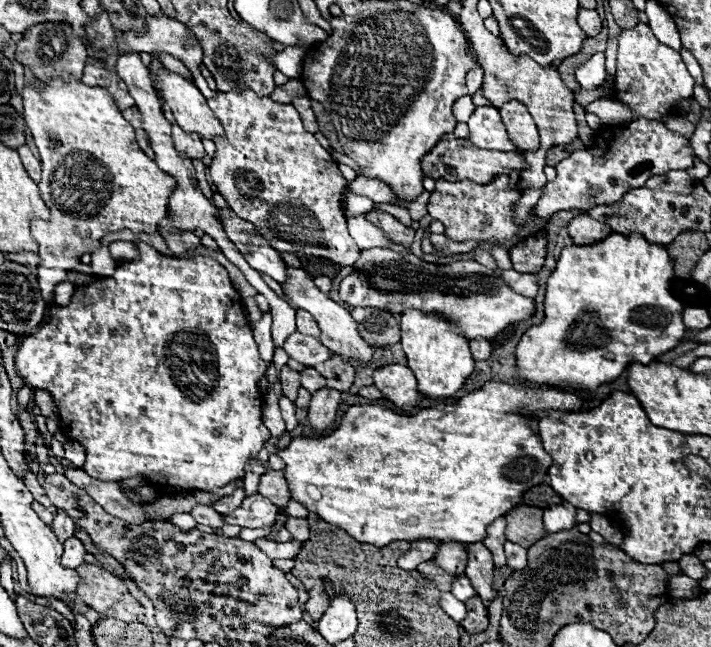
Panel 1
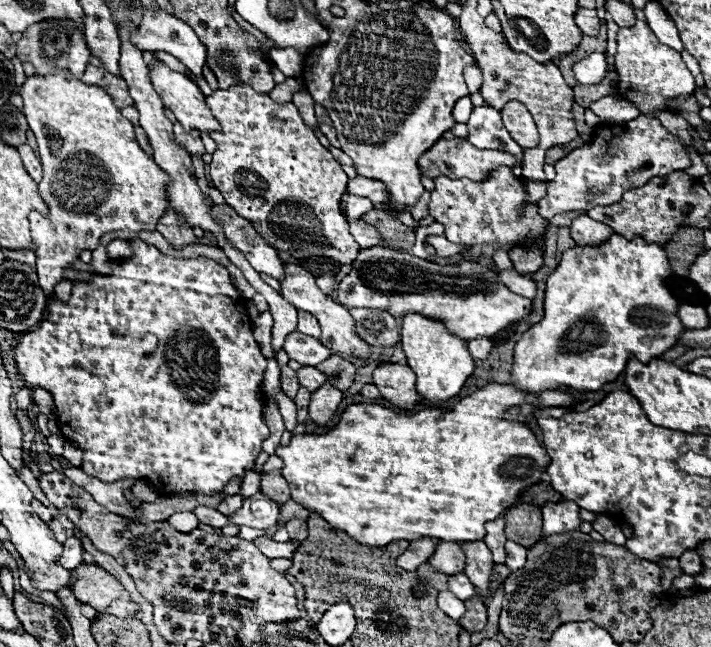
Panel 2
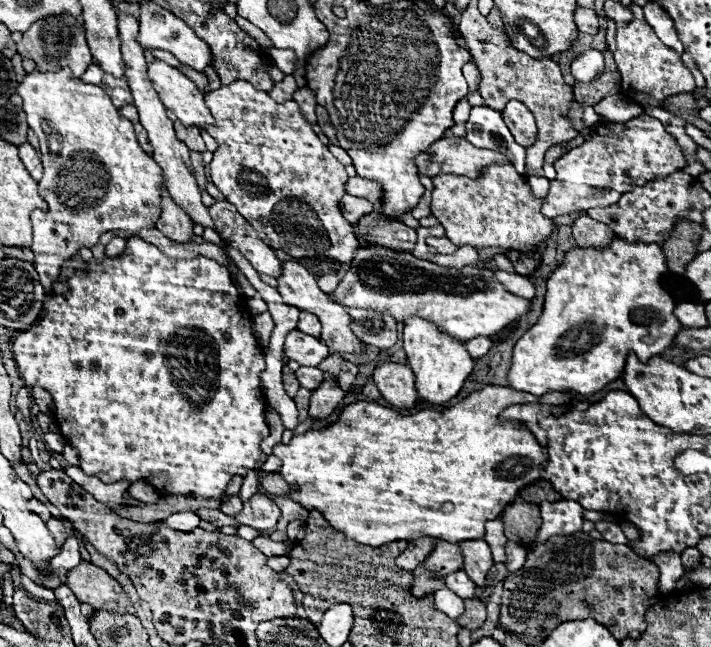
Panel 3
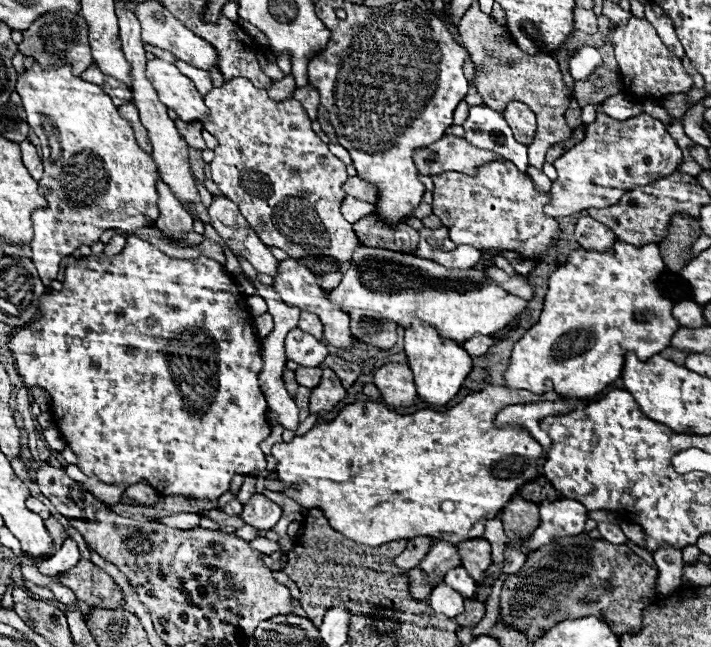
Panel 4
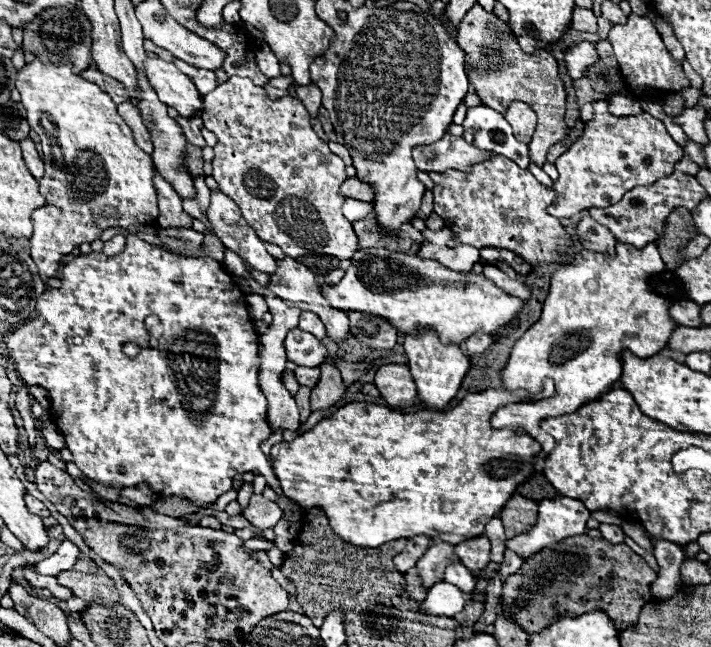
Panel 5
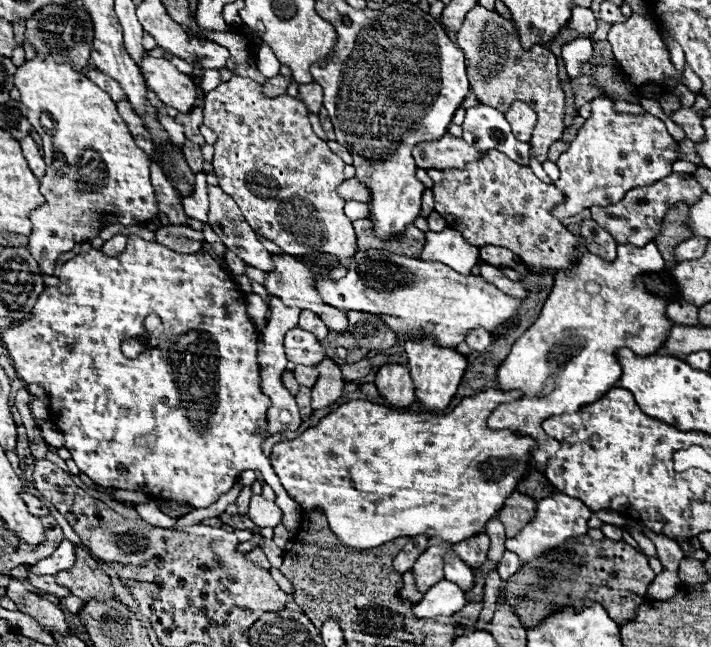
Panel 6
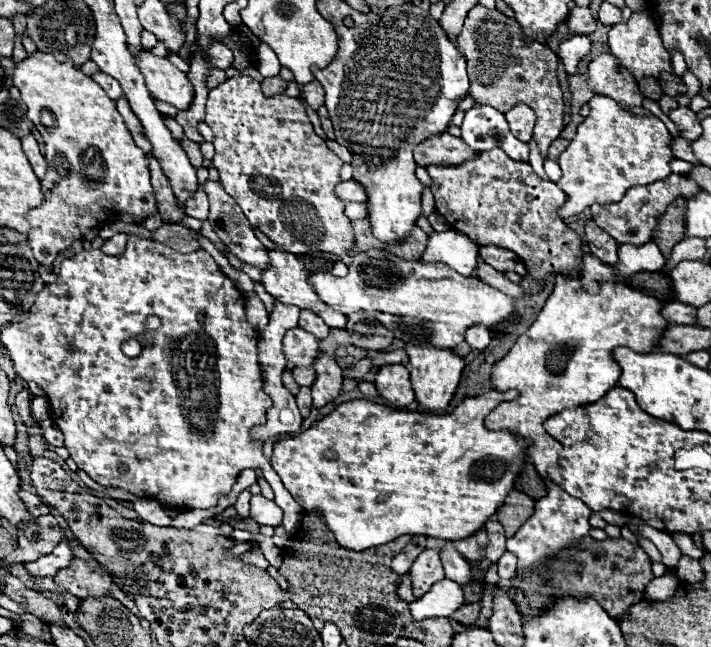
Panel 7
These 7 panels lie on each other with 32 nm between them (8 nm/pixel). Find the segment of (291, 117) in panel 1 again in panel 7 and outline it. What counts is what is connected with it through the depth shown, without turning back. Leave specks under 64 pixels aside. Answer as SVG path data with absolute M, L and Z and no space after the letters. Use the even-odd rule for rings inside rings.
M234 76L208 92L204 122L214 130L216 154L212 162L218 170L220 182L224 190L234 196L254 228L264 232L274 244L290 254L330 252L340 258L350 254L354 232L350 228L350 220L344 216L344 204L334 192L342 182L340 170L344 162L328 150L320 136L316 136L306 116L306 108L298 98L290 98L286 94L266 98L254 78Z

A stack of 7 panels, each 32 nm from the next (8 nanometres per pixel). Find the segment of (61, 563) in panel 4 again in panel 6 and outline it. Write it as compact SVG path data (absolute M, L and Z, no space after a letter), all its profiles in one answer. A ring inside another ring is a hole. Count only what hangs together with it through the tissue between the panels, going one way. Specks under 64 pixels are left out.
M62 540L52 556L48 556L48 558L44 558L28 568L38 576L56 576L62 570L70 570L74 560L76 560L74 544L70 540Z

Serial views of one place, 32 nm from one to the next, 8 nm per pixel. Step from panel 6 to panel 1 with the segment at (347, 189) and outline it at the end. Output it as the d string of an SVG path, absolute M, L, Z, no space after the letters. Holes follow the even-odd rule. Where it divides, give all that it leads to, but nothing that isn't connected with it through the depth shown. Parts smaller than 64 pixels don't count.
M358 176L352 184L352 192L360 194L360 196L368 196L372 198L376 204L380 202L394 202L396 196L390 190L390 186L378 178L366 178L366 176Z

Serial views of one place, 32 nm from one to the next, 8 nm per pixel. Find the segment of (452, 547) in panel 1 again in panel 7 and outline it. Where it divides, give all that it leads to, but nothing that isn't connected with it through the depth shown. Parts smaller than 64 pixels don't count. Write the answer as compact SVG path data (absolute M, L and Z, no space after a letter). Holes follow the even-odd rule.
M426 548L416 562L410 568L410 576L412 576L412 586L414 586L414 594L420 598L422 594L426 594L432 584L436 584L438 580L442 580L444 570L442 570L442 562L440 562L440 548Z

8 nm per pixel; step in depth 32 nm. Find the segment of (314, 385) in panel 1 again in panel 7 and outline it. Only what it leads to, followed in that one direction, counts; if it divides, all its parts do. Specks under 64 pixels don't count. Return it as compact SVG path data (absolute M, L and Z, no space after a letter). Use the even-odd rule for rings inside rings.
M294 368L292 374L300 386L312 386L314 384L314 376L316 376L314 368Z

